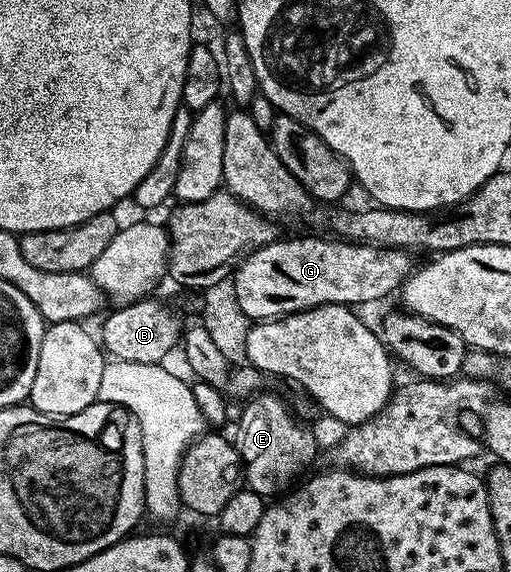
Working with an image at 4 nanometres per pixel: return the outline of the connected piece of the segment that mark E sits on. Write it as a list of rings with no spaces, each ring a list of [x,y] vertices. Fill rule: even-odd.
[[[256,393],[244,403],[246,406],[233,444],[241,456],[246,485],[260,496],[271,498],[273,494],[284,493],[312,462],[317,452],[317,440],[307,427],[295,421],[277,395],[263,393]]]

